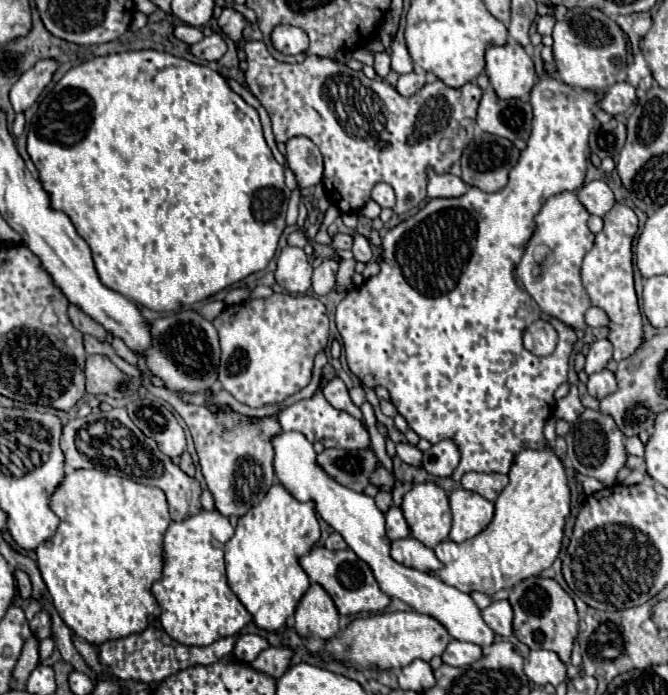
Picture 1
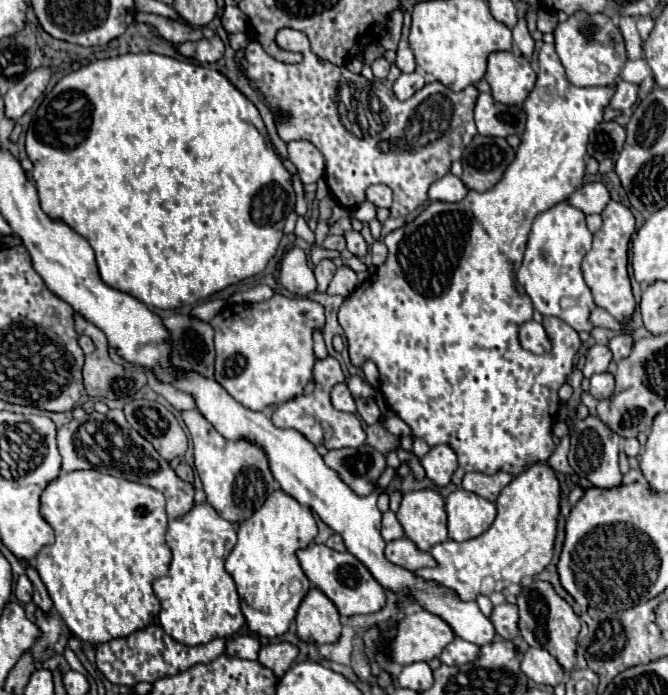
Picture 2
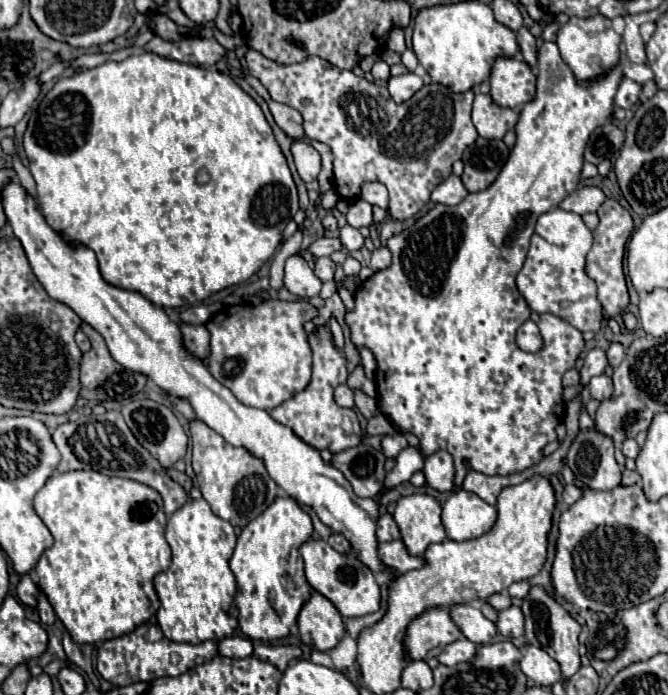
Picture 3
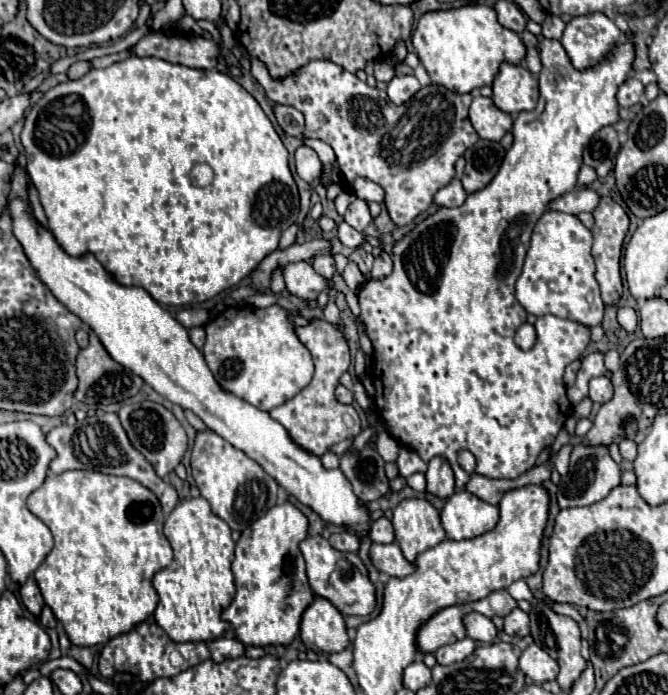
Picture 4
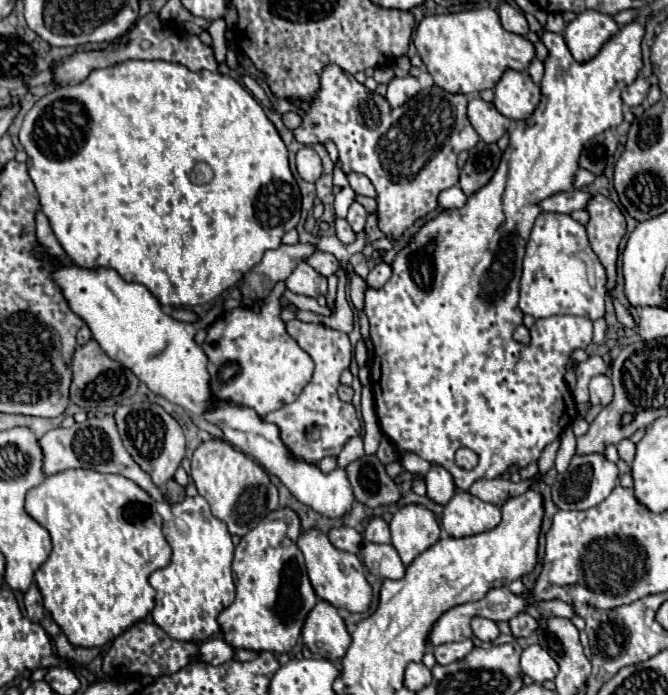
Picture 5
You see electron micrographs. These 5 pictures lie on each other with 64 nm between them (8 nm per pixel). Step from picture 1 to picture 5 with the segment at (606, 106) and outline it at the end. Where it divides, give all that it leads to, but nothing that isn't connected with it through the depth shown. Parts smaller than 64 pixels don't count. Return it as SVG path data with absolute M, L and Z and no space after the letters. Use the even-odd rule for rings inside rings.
M638 76L630 86L622 90L620 96L626 106L638 106L646 98L646 94L648 94L648 82L644 80L644 76Z

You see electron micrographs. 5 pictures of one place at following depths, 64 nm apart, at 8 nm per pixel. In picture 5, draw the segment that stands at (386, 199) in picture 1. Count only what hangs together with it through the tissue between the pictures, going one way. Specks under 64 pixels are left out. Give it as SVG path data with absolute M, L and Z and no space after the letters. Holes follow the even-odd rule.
M348 174L348 182L352 186L352 190L360 196L370 196L370 198L376 198L376 188L372 188L372 182L362 176L362 174Z

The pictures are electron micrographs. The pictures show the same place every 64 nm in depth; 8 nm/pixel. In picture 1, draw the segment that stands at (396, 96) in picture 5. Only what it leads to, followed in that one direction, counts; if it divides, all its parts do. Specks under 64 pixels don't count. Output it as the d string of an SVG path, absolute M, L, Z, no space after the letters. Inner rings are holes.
M410 72L410 74L404 74L400 76L398 84L396 84L396 90L402 94L402 96L412 96L414 92L418 92L422 86L426 84L426 78L418 72Z

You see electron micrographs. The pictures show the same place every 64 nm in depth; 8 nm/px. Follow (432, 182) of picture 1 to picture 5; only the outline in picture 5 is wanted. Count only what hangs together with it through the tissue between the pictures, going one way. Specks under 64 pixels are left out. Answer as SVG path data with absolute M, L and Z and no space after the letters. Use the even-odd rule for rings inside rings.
M458 184L442 190L440 196L438 196L438 206L440 208L462 208L464 204L466 204L466 194L462 192L462 188Z

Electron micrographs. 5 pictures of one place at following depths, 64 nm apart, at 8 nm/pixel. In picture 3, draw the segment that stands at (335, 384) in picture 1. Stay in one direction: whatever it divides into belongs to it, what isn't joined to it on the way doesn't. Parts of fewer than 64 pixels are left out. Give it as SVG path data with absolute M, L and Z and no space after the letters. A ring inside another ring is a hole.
M340 384L334 390L334 402L342 408L354 408L354 392L346 384Z

